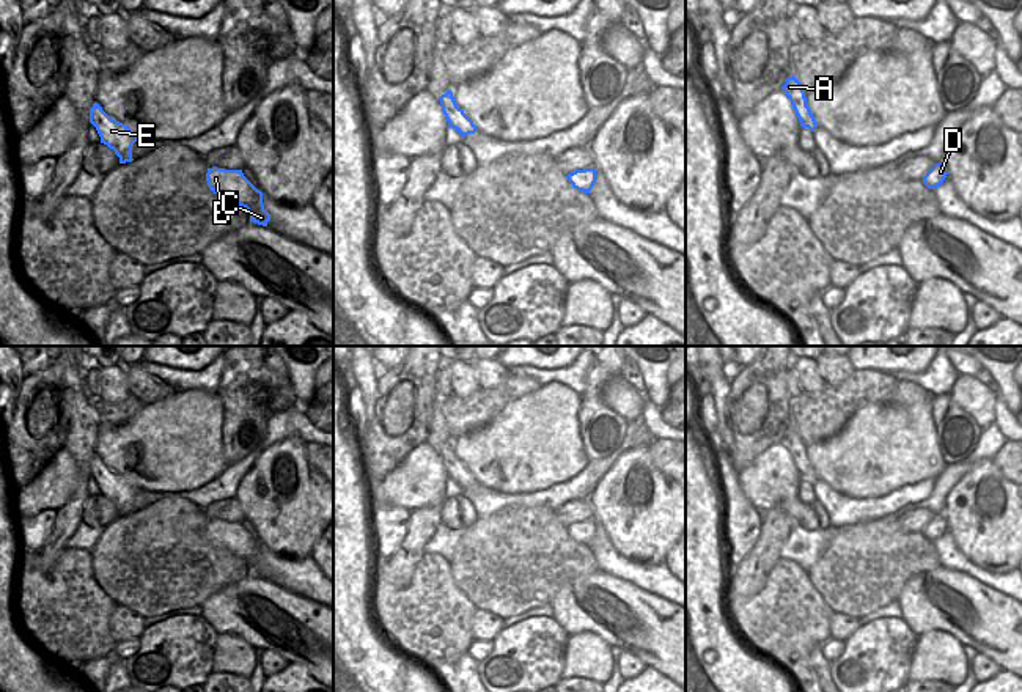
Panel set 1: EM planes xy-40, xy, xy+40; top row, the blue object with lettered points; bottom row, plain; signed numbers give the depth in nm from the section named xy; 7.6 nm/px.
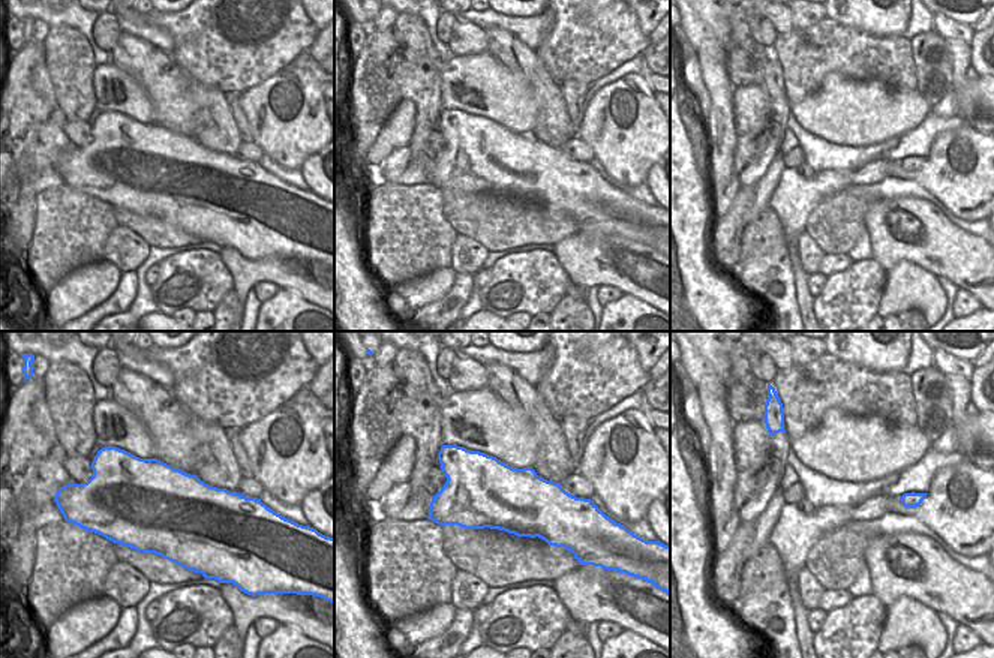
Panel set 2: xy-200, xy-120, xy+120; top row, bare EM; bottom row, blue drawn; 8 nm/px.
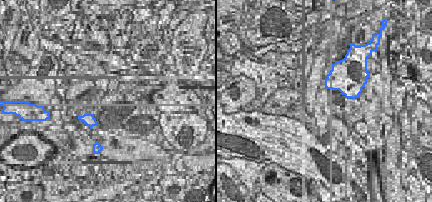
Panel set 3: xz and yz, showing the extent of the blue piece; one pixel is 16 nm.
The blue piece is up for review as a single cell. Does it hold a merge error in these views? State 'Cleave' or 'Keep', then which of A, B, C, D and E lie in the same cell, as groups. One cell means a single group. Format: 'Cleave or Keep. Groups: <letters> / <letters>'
Keep. Groups: A B C D E

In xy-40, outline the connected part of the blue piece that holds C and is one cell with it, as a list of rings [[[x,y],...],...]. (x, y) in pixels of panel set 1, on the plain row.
[[[208,521],[206,533],[214,546],[223,547],[247,561],[250,572],[267,579],[270,566],[264,561],[263,544],[258,543],[242,522]]]

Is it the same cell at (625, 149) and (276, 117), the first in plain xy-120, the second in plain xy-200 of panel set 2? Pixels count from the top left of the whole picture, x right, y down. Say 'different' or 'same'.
same

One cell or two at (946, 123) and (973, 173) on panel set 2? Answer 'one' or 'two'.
two

